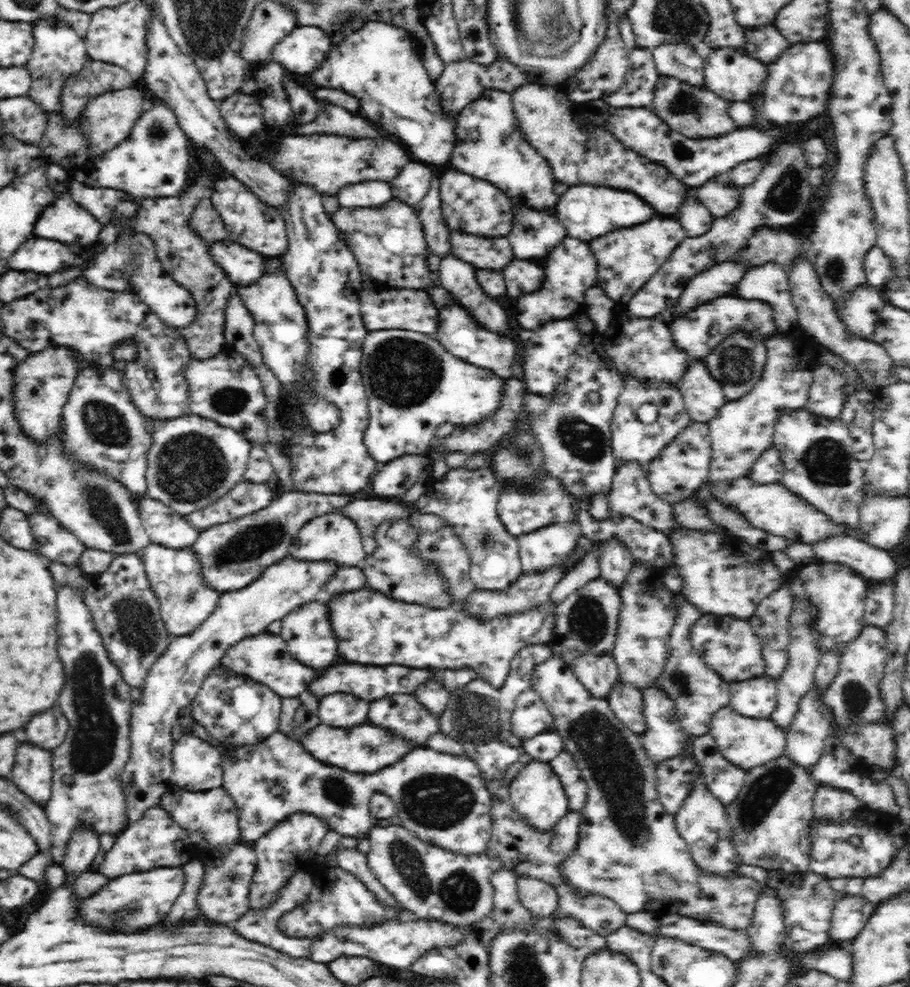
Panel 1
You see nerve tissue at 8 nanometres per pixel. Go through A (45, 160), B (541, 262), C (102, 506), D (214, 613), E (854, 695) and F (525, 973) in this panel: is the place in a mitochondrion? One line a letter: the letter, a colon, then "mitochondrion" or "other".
A: other
B: other
C: mitochondrion
D: other
E: mitochondrion
F: mitochondrion

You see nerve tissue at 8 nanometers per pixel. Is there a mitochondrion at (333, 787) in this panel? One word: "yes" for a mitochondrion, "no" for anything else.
yes

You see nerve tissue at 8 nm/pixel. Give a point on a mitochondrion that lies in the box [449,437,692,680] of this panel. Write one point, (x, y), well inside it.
(588, 621)

